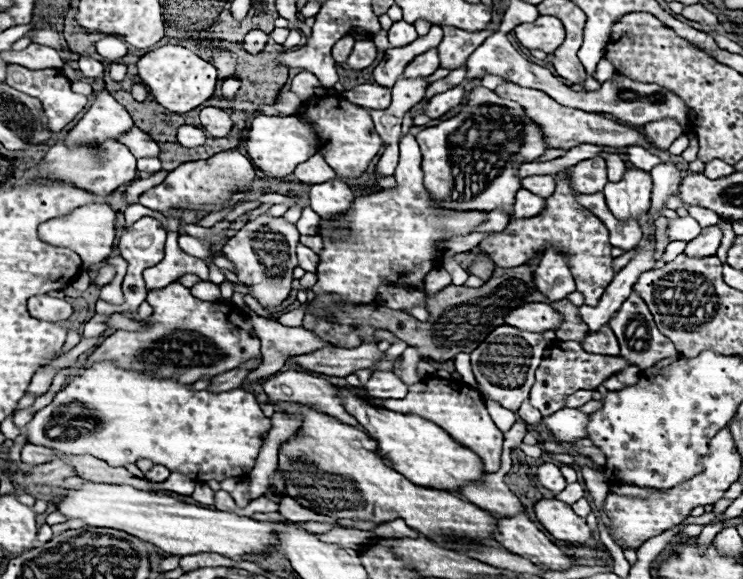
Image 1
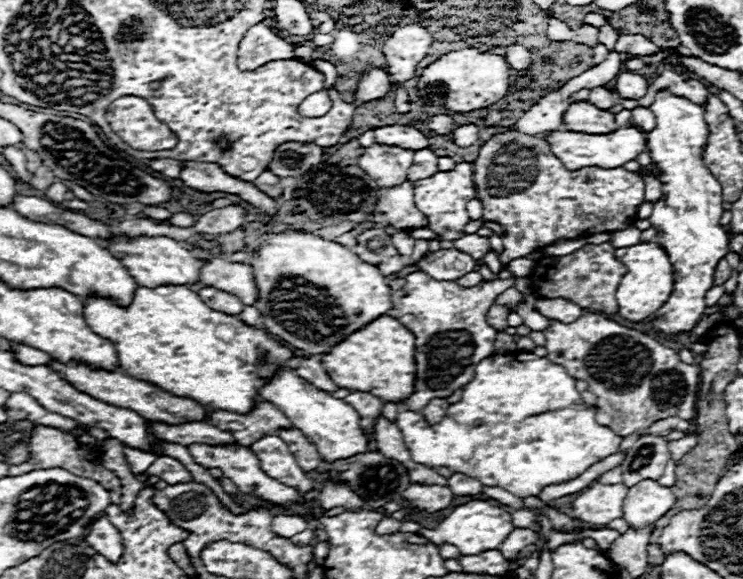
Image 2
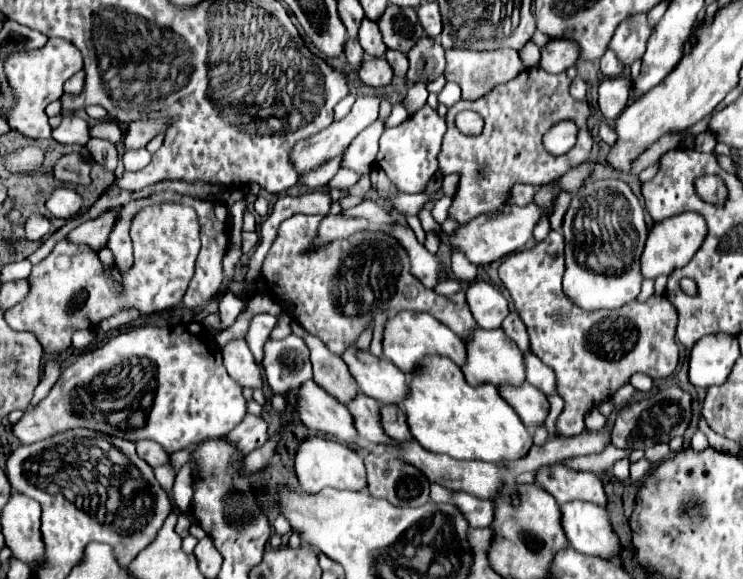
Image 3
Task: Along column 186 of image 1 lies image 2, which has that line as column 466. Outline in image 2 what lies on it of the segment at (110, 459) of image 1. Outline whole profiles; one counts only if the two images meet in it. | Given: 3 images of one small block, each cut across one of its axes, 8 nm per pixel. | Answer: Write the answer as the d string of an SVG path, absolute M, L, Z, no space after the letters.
M518 352L518 360L512 354L494 354L484 358L476 366L472 382L464 386L462 400L450 404L442 422L430 426L420 412L404 410L398 414L396 424L414 462L428 468L446 466L452 472L478 478L484 486L500 486L518 498L526 498L536 496L546 486L574 480L592 464L618 452L622 438L610 428L600 426L594 420L594 414L596 408L582 402L580 392L574 388L574 378L564 366L552 364L536 354Z

